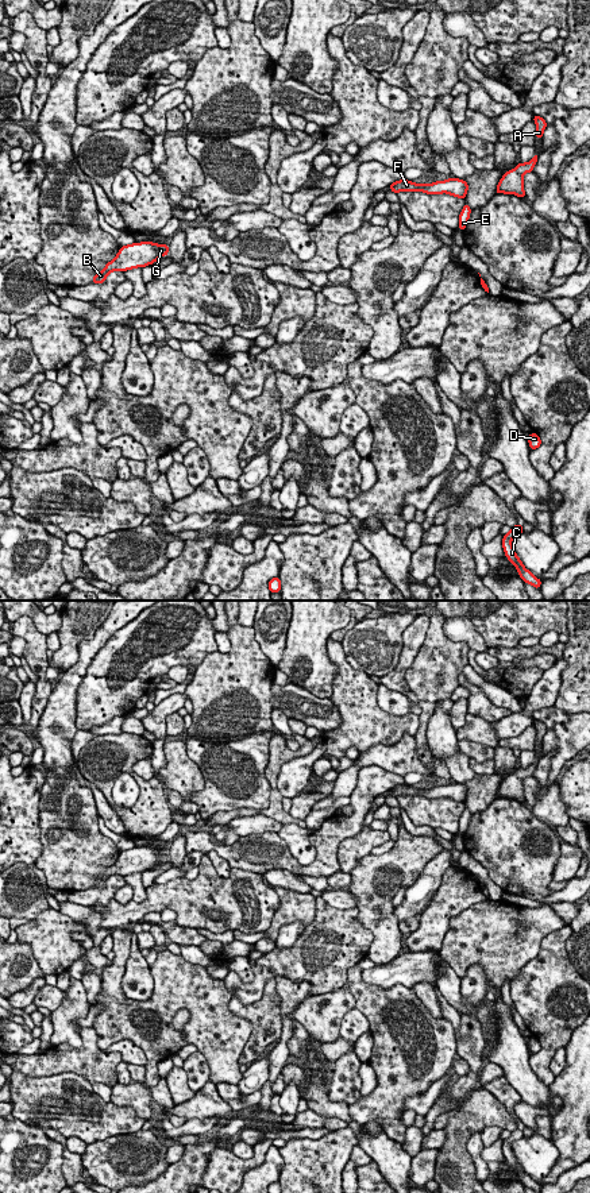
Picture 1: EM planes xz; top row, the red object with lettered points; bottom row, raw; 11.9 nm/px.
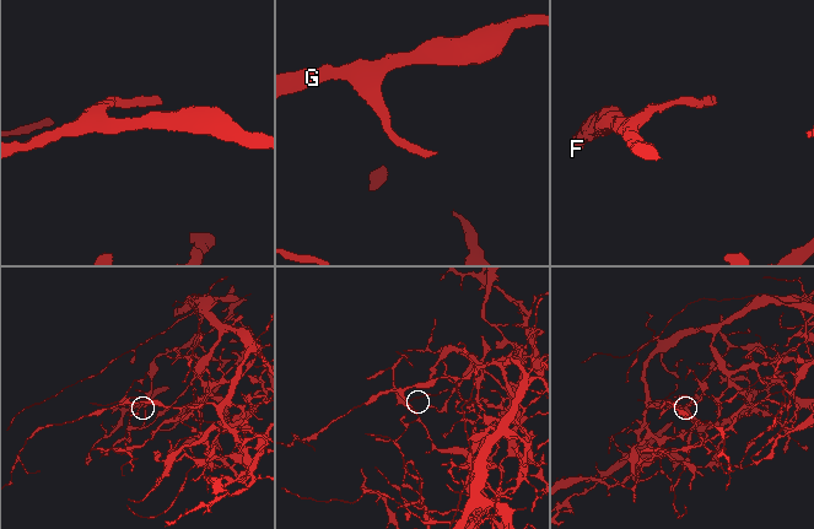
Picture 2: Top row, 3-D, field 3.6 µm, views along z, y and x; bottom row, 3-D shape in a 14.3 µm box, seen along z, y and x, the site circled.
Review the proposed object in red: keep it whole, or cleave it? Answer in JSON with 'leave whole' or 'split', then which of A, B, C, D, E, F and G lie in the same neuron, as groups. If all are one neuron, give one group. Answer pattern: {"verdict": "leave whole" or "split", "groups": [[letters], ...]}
{"verdict": "leave whole", "groups": [["A", "B", "C", "D", "E", "F", "G"]]}

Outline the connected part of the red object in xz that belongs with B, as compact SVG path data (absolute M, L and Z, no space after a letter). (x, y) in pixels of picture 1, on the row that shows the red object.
M153 242L132 243L120 247L117 255L93 277L92 283L104 283L111 271L127 271L153 265L161 256L169 254L169 246Z

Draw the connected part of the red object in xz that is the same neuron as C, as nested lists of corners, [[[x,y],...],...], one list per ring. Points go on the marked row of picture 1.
[[[517,524],[512,526],[512,530],[504,534],[502,548],[505,551],[505,556],[508,557],[508,560],[513,563],[516,570],[518,571],[520,578],[525,583],[532,584],[535,588],[540,588],[541,580],[533,576],[532,572],[524,567],[522,561],[518,559],[512,545],[512,538],[521,534],[522,532],[524,532],[524,528],[521,525]]]

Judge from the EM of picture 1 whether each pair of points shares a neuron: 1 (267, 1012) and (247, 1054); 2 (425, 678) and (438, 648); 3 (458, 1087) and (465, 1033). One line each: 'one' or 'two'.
1: one
2: one
3: one

